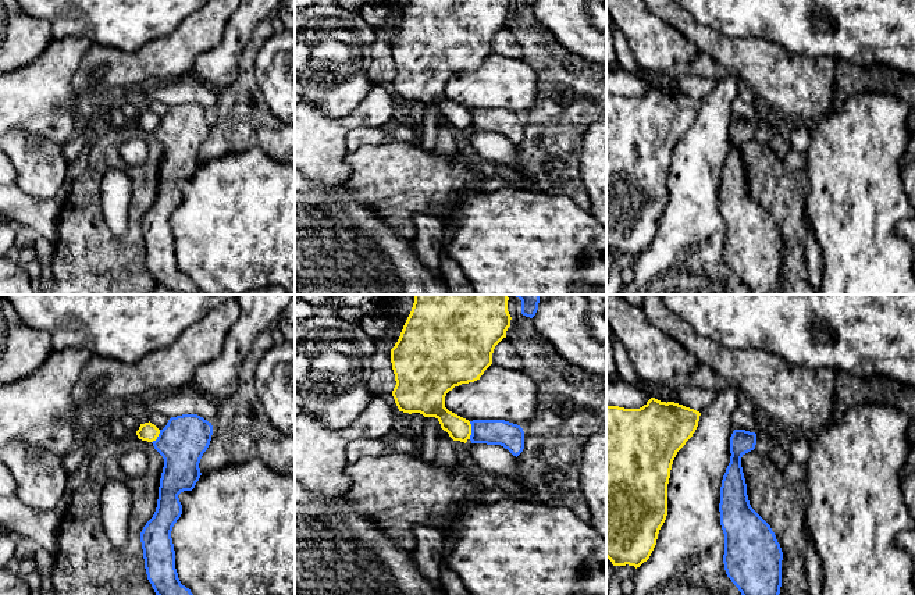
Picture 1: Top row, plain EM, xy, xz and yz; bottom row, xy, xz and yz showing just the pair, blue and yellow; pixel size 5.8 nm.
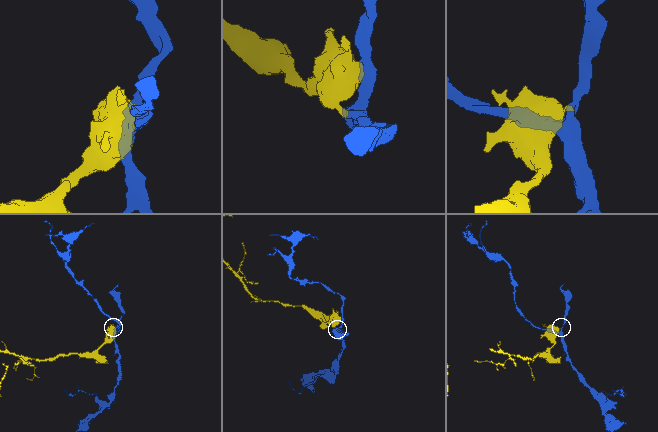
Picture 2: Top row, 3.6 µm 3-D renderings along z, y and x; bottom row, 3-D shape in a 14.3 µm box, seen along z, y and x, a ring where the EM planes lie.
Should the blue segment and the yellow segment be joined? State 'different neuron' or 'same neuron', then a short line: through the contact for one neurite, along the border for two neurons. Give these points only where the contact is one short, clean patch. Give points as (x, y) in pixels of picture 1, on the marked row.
different neuron; line xz (469, 421), (470, 438)

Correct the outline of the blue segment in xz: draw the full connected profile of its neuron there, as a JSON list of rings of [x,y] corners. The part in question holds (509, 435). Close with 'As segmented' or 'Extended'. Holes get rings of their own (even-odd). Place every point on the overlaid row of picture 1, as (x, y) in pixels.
[[[473,420],[471,443],[501,445],[513,456],[524,449],[524,431],[520,425],[505,420]]]. As segmented

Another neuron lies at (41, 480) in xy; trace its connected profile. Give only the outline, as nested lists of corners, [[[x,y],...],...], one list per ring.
[[[11,441],[0,448],[0,459],[10,467],[17,481],[15,496],[24,505],[35,512],[56,510],[67,489],[61,456],[47,449],[32,456],[32,448],[39,446]]]

